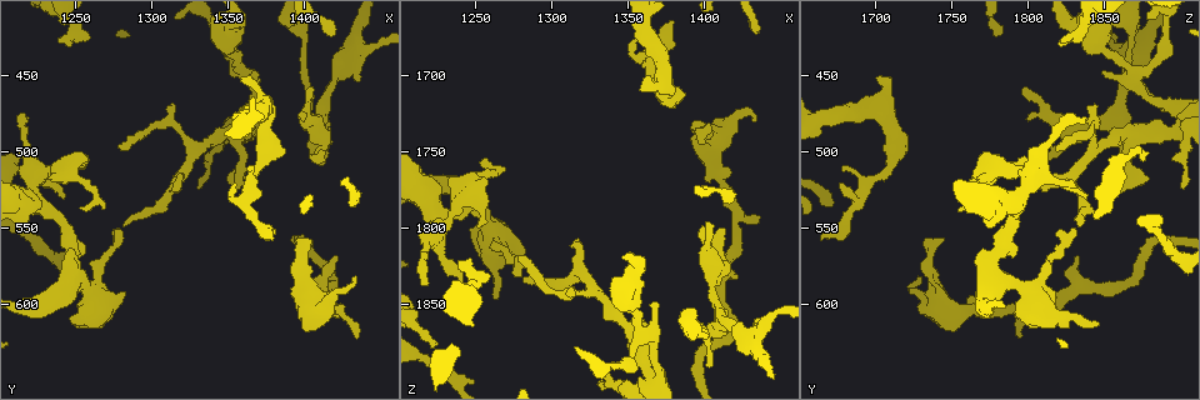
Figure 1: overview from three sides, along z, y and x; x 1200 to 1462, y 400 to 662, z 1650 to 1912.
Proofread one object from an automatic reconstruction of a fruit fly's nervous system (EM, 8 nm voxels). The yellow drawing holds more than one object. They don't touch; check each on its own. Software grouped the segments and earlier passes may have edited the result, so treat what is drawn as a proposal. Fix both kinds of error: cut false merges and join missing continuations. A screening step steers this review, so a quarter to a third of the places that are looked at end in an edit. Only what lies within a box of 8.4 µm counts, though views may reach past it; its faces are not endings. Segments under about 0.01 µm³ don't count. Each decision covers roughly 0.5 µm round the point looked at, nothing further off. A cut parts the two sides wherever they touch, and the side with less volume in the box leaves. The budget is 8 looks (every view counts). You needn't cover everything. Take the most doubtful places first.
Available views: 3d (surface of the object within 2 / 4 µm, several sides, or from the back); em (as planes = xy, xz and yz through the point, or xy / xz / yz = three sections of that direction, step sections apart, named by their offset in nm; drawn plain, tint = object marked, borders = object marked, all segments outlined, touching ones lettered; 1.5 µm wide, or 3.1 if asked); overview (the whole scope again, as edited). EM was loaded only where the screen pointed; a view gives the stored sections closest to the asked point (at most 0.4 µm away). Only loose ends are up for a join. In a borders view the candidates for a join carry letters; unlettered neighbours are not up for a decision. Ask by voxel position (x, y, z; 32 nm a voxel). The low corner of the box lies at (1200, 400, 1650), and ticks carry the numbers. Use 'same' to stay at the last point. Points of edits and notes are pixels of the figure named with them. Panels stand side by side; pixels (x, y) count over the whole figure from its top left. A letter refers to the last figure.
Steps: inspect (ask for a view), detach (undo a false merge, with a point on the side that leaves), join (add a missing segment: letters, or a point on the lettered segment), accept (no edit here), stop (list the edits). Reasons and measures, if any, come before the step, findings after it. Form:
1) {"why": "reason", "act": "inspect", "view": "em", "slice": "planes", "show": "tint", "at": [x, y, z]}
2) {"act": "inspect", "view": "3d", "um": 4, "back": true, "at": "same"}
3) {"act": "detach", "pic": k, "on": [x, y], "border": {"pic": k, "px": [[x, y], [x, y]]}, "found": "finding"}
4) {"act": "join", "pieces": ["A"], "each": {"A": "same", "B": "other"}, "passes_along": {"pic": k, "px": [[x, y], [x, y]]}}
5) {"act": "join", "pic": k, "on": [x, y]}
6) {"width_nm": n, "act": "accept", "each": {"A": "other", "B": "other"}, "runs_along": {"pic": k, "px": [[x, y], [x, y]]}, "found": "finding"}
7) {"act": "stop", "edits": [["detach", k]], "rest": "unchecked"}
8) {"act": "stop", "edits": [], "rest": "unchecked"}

{"why": "end of a long branch", "act": "inspect", "view": "em", "slice": "planes", "show": "plain", "at": [1404, 472, 1892]}

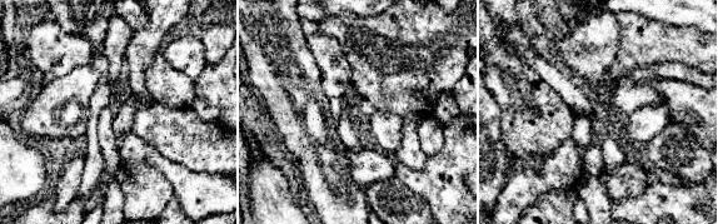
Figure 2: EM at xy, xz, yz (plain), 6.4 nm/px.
{"act": "inspect", "view": "em", "slice": "planes", "show": "borders", "at": "same"}

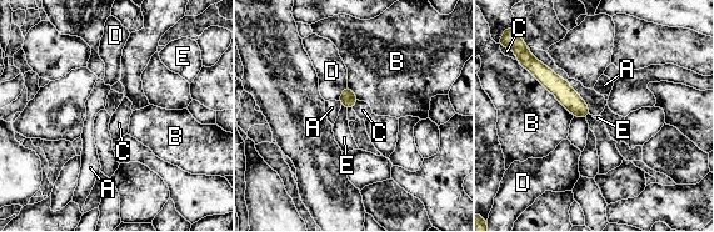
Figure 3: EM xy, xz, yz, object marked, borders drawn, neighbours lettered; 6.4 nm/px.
{"act": "accept", "each": {"A": "other", "B": "other", "C": "other", "D": "other", "E": "other"}, "runs_along": {"pic": 3, "px": [[538, 64], [538, 67], [584, 114]]}, "found": "none of them fits"}

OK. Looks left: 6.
{"why": "an open end", "act": "inspect", "view": "3d", "um": 2, "at": [1360, 452, 1708]}

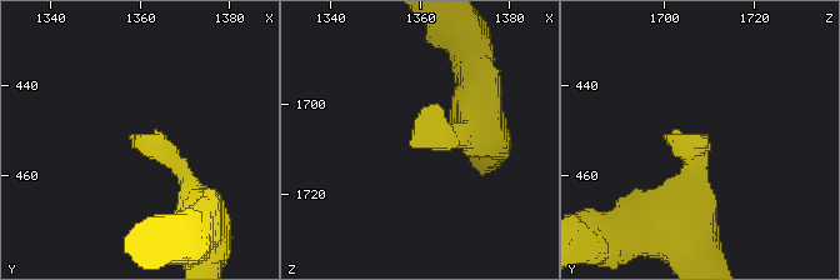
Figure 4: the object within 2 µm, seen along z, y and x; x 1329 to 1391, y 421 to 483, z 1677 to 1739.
{"why": "now the EM", "act": "inspect", "view": "em", "slice": "xz", "step": 8, "show": "borders", "at": [1359, 452, 1709]}

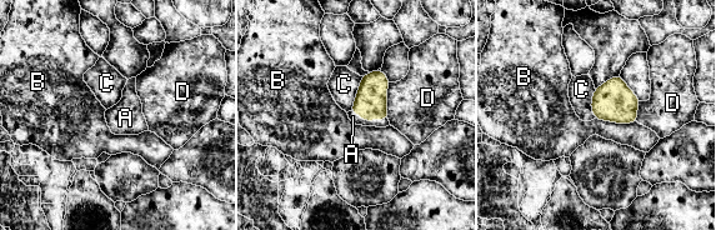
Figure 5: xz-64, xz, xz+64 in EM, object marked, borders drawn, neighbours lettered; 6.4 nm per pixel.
{"act": "join", "pieces": ["A"], "each": {"A": "same", "B": "other", "C": "other", "D": "other"}, "passes_along": {"pic": 5, "px": [[371, 99], [367, 120], [353, 116]]}, "found": "the neuron continues"}

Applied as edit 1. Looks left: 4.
{"act": "inspect", "view": "overview"}

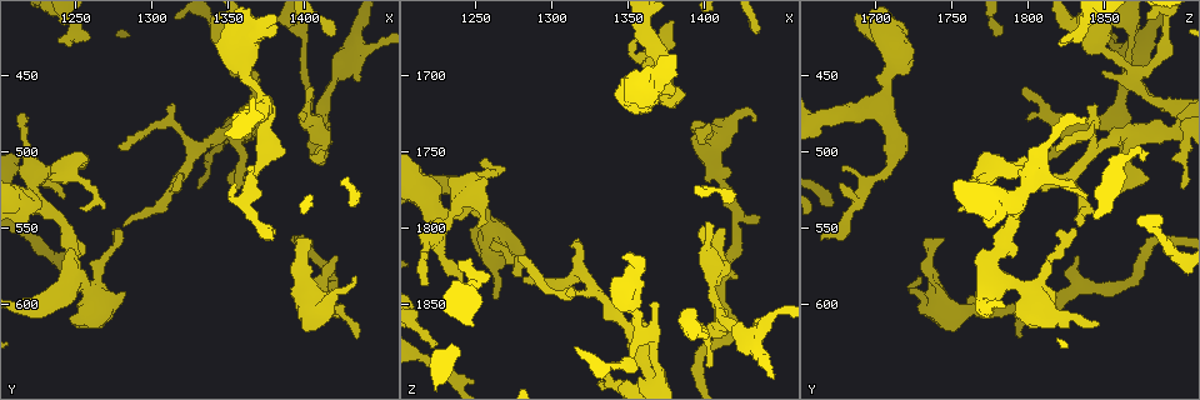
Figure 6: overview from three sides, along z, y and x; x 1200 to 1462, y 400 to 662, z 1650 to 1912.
{"act": "inspect", "view": "3d", "um": 4, "back": true, "at": [1248, 430, 1820]}

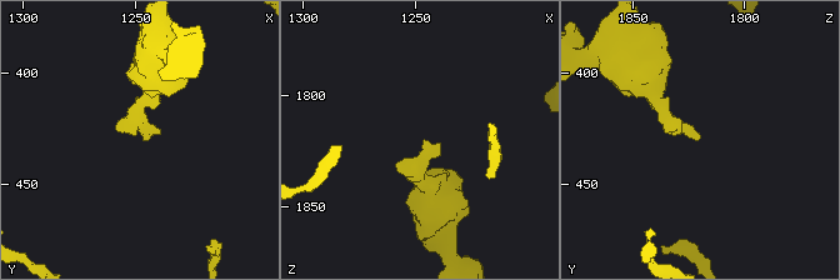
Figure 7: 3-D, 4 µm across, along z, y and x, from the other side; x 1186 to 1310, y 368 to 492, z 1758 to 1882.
{"why": "now the EM", "act": "inspect", "view": "em", "slice": "planes", "show": "borders", "at": [1247, 430, 1821]}

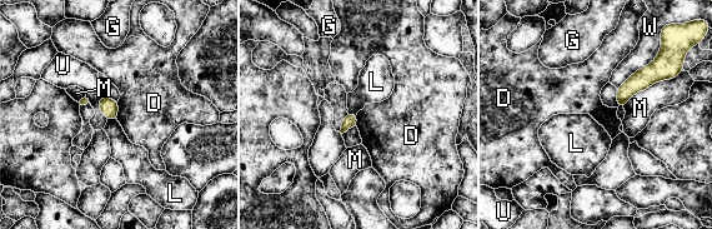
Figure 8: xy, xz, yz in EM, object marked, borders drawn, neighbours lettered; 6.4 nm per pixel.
{"longest_contact_nm": ["M", 400], "act": "accept", "each": {"D": "other", "G": "other", "L": "other", "M": "other", "U": "other", "W": "other"}, "border": {"pic": 8, "px": [[116, 101], [118, 119]]}, "found": "none of them fits"}

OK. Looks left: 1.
{"act": "stop", "edits": [["join", 5]], "rest": "unchecked"}

